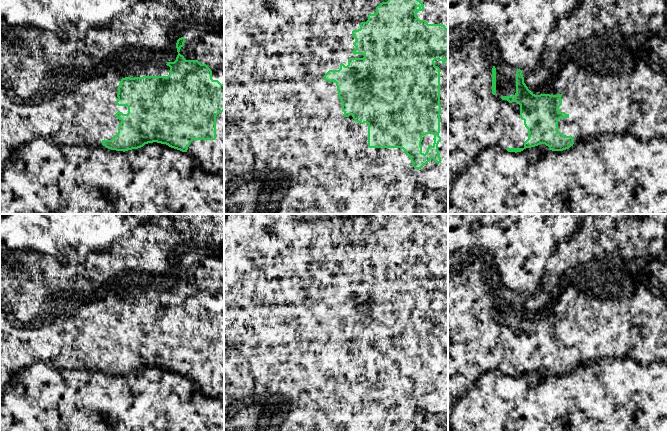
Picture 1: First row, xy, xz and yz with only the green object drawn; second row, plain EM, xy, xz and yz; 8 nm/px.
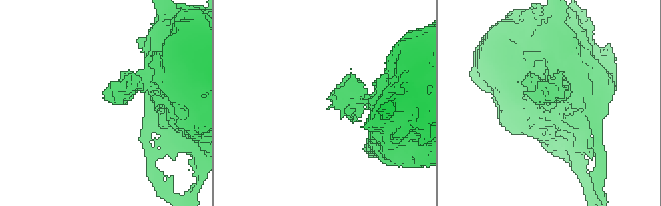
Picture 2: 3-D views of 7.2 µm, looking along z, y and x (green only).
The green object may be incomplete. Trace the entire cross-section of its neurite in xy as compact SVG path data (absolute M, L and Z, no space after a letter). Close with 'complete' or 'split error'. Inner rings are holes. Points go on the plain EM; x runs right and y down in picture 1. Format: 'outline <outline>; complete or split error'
outline M184 261L177 264L176 284L166 288L170 291L168 300L121 303L116 328L127 330L128 337L118 335L115 338L122 345L118 357L111 364L102 364L103 370L125 376L157 366L187 376L193 364L216 363L216 340L224 335L224 308L212 303L212 295L206 288L198 284L186 284L179 277L184 267Z; complete

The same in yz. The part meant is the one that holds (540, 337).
outline M522 294L516 295L516 317L512 320L502 320L509 327L515 325L520 329L520 342L528 353L528 363L523 372L507 372L508 376L521 376L526 372L545 368L552 375L563 375L573 370L573 361L563 359L558 353L558 344L569 342L569 338L560 336L562 318L533 318L526 308Z; complete

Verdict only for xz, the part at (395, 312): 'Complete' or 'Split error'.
Complete

